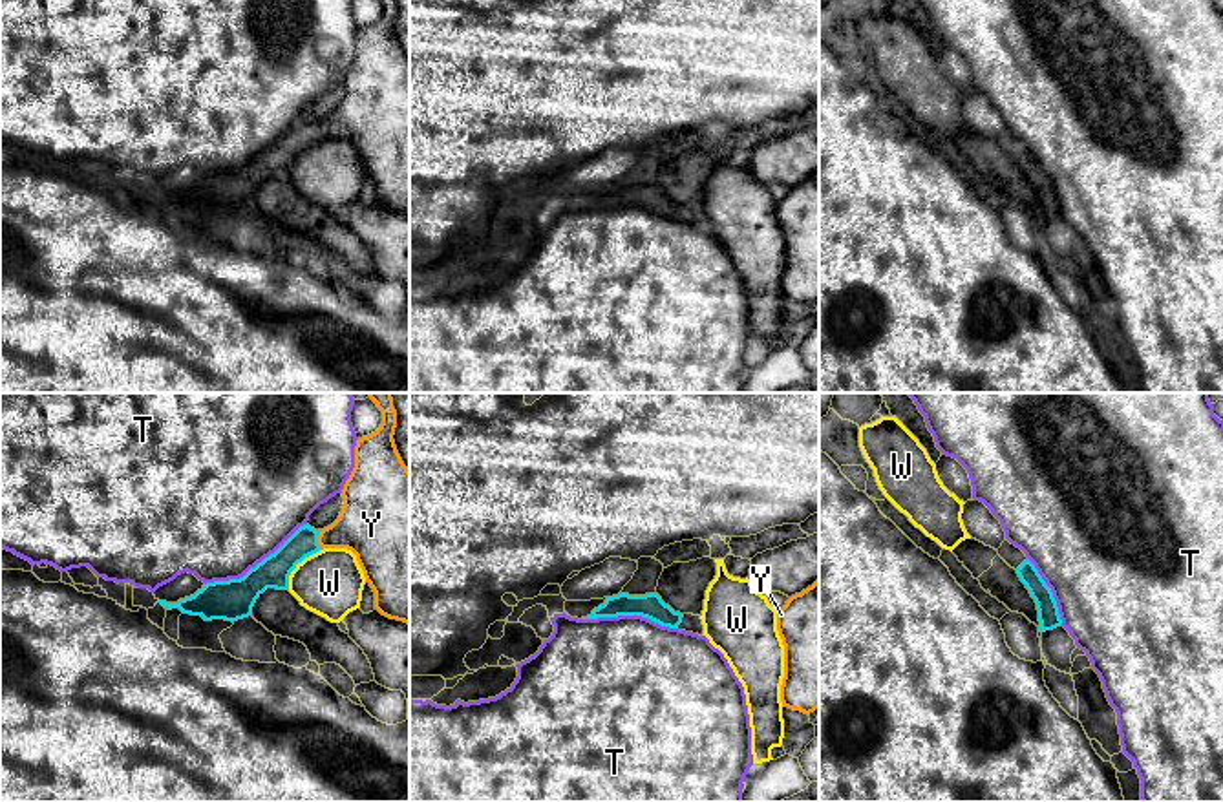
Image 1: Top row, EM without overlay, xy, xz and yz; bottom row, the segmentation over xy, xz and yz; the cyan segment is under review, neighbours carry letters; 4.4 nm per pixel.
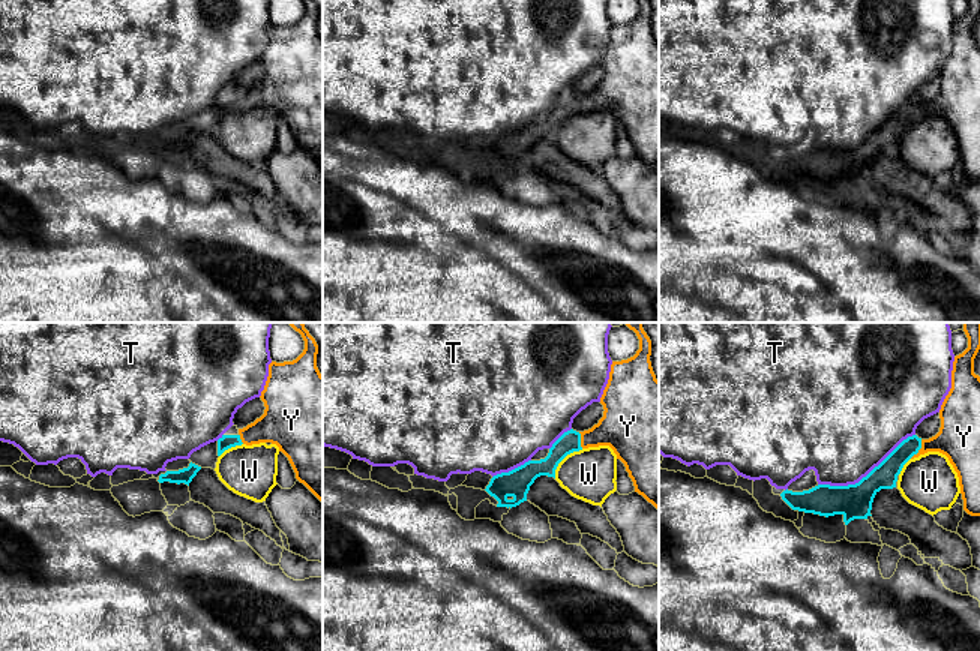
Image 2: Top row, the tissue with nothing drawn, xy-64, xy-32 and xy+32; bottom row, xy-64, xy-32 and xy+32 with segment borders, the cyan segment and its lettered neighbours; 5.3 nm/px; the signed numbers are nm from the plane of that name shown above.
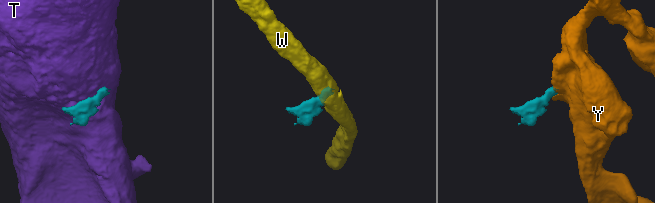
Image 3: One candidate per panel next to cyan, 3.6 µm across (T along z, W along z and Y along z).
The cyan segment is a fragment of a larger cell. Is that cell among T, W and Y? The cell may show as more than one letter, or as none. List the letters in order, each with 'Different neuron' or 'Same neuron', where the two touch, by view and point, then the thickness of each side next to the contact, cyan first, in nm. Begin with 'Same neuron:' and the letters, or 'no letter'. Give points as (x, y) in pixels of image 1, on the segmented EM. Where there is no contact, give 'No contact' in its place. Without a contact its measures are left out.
Same neuron: Y
T: Different neuron. Touches cyan at xy (256, 565). Thickness 180 nm (cyan) against 500 nm
W: Different neuron. Touches cyan at xy (298, 561). Thickness 140 nm (cyan) against 300 nm
Y: Same neuron. Touches cyan at xy (317, 539). Thickness 140 nm (cyan) against 300 nm

